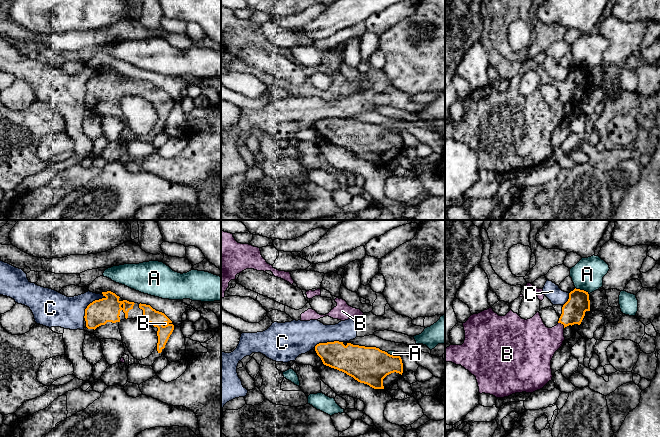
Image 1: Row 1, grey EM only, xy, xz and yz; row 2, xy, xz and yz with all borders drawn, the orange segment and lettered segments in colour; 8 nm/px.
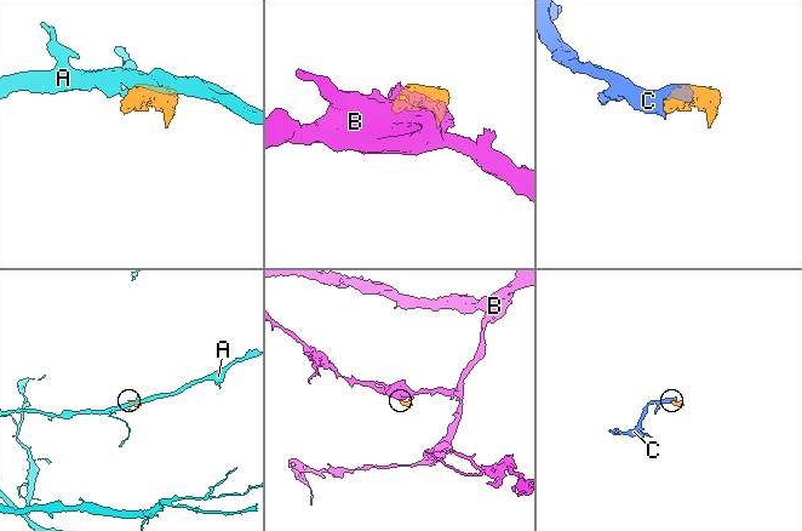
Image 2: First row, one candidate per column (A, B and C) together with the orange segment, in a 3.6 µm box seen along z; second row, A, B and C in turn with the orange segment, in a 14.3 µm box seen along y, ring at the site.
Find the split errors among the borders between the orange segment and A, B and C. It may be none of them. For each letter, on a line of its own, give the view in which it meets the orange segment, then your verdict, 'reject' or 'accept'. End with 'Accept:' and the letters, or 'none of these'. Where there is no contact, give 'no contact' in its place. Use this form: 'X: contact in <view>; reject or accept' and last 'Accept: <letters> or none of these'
A: contact in yz; reject
B: contact in yz; accept
C: contact in xy; reject
Accept: B

